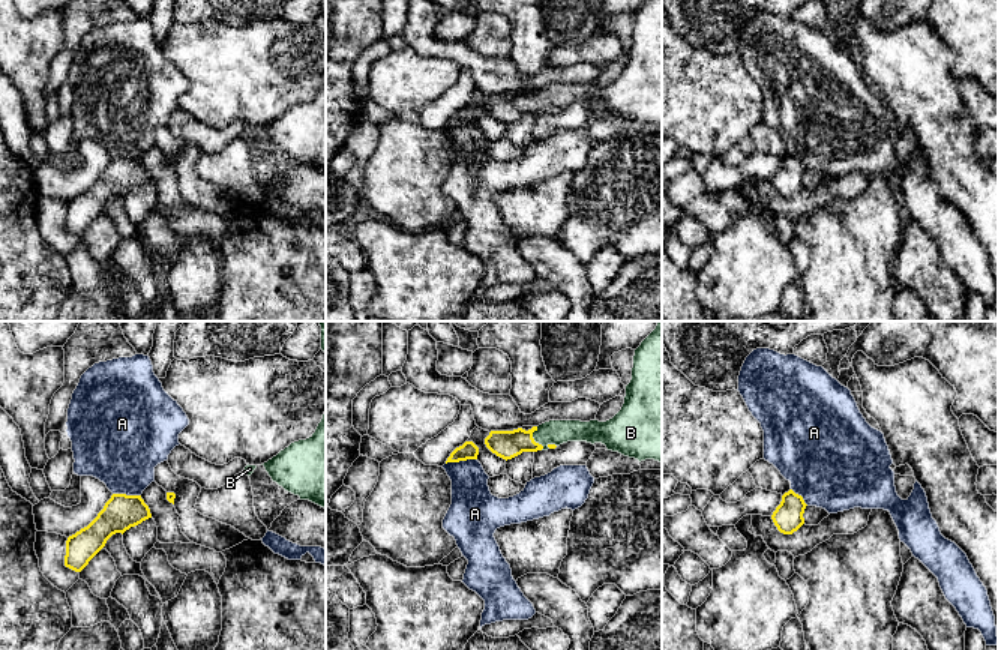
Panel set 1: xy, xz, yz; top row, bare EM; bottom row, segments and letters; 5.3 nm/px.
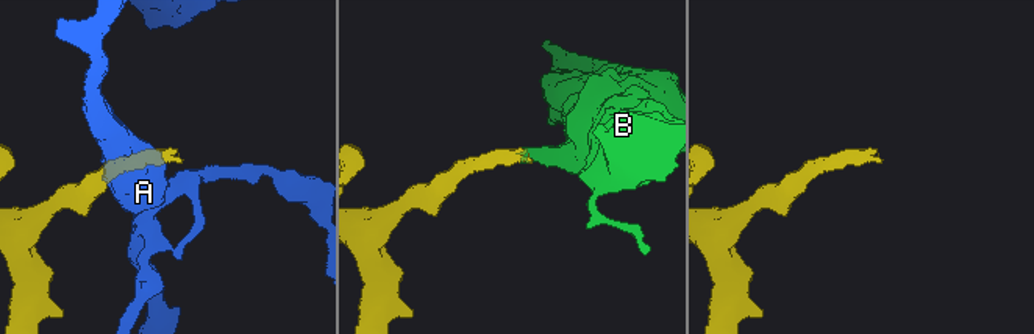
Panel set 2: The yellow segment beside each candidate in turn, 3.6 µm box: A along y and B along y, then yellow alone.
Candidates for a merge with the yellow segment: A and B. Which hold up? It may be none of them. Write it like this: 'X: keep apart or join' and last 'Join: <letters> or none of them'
A: keep apart
B: join
Join: B

